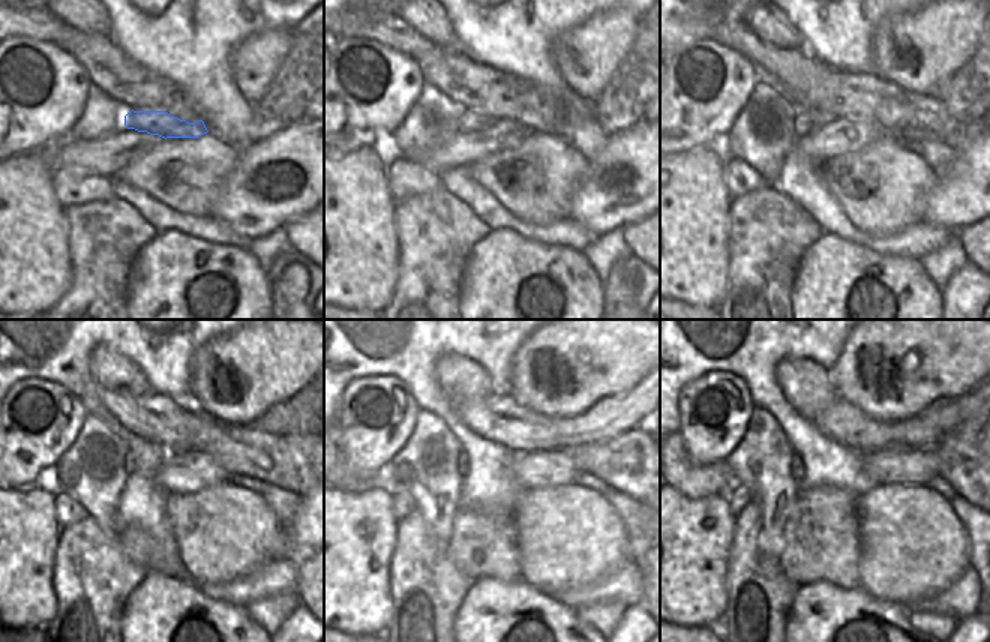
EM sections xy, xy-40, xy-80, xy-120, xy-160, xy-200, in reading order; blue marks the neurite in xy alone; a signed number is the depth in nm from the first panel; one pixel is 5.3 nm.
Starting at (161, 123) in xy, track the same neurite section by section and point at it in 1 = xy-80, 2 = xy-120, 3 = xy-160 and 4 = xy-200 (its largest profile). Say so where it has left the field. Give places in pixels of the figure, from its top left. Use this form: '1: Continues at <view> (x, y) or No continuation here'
1: Continues at xy-80 (807, 120)
2: Continues at xy-120 (129, 458)
3: Continues at xy-160 (462, 461)
4: Continues at xy-200 (797, 467).

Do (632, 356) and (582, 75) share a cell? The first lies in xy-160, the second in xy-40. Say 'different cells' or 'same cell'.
same cell

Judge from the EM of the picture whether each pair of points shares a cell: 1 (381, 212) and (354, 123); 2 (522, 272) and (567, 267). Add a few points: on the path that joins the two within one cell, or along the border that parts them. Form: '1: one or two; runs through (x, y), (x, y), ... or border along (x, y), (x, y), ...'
1: two; border along (339, 158), (354, 150), (371, 147), (386, 167)
2: one; runs through (533, 272), (557, 270)

